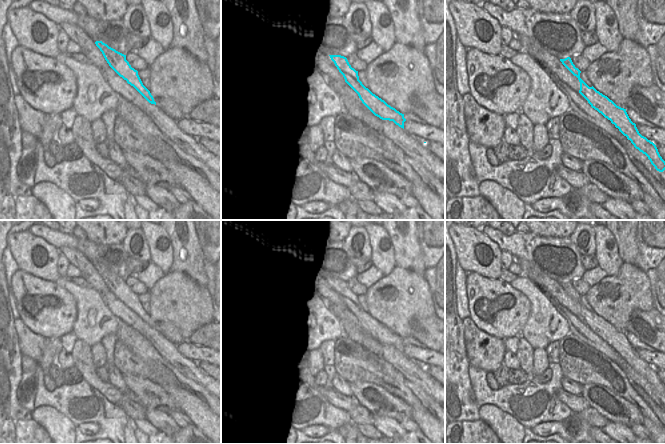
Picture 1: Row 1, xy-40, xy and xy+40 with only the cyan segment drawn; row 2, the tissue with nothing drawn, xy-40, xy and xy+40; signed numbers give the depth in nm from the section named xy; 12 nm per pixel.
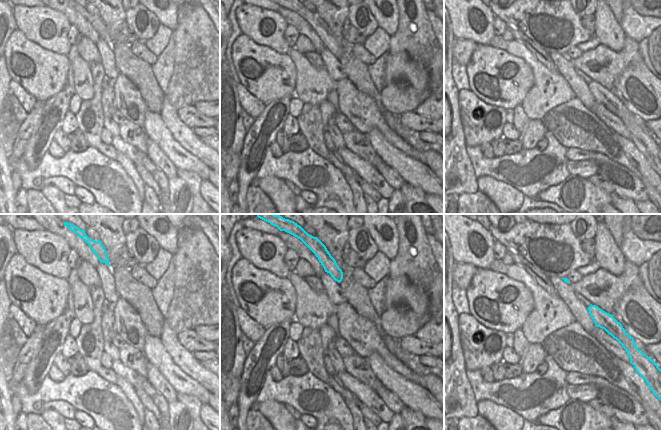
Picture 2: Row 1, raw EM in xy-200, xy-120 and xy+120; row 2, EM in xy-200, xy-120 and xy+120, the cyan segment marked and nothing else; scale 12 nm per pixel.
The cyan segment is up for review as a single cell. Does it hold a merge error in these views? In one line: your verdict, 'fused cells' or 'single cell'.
single cell

